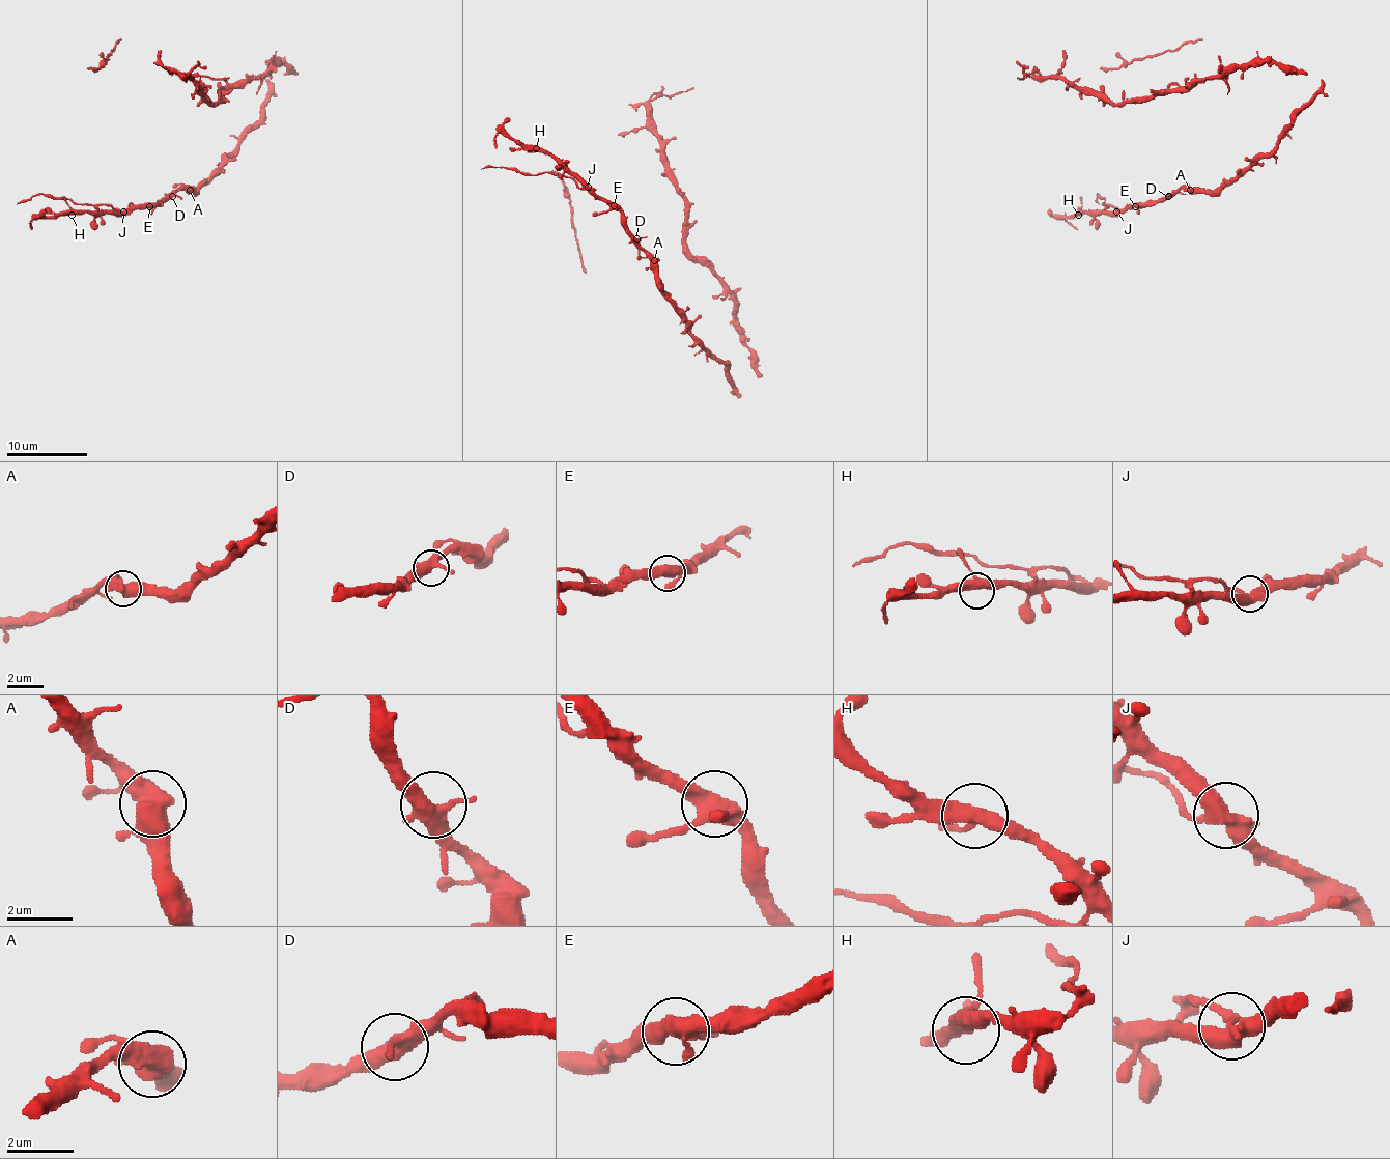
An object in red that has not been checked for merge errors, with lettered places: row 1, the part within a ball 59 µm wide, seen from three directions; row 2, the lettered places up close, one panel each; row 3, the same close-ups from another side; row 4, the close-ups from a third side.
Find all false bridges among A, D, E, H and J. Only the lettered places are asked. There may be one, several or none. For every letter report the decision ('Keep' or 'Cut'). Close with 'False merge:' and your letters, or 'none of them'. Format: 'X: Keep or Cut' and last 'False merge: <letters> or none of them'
A: Cut
D: Keep
E: Keep
H: Keep
J: Cut
False merge: A, J

